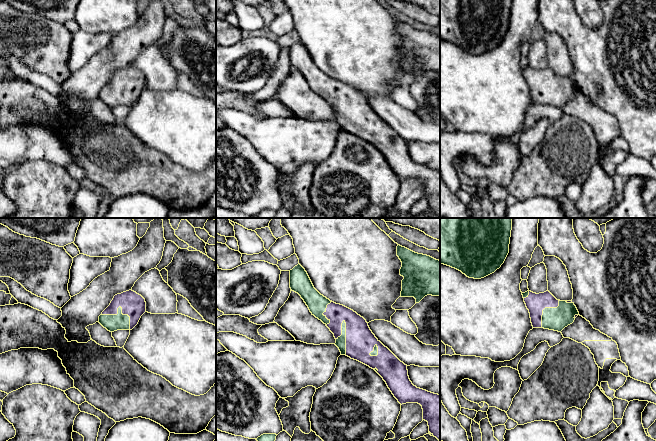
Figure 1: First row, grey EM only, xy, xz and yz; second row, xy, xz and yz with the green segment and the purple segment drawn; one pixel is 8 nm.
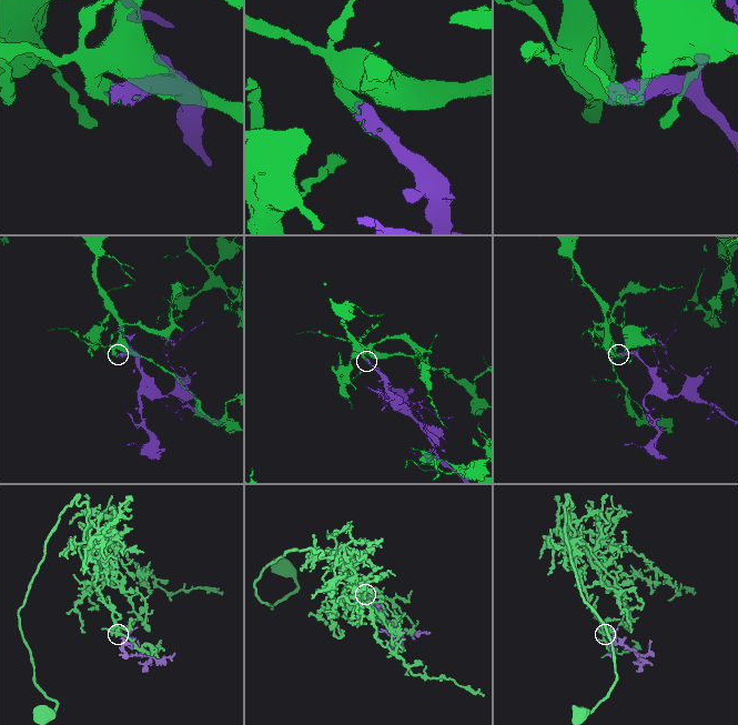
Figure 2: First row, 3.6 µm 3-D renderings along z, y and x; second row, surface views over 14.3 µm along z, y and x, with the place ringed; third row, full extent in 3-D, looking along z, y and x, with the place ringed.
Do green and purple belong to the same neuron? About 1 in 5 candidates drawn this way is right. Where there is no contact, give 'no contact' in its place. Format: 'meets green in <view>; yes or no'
meets green in xz; yes

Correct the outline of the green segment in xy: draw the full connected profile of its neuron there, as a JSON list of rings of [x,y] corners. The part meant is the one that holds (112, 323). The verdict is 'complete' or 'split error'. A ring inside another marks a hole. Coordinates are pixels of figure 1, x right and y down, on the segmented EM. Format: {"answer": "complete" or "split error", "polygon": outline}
{"answer": "split error", "polygon": [[[129,290],[114,296],[110,305],[99,316],[98,322],[110,332],[132,330],[145,312],[145,299]]]}

